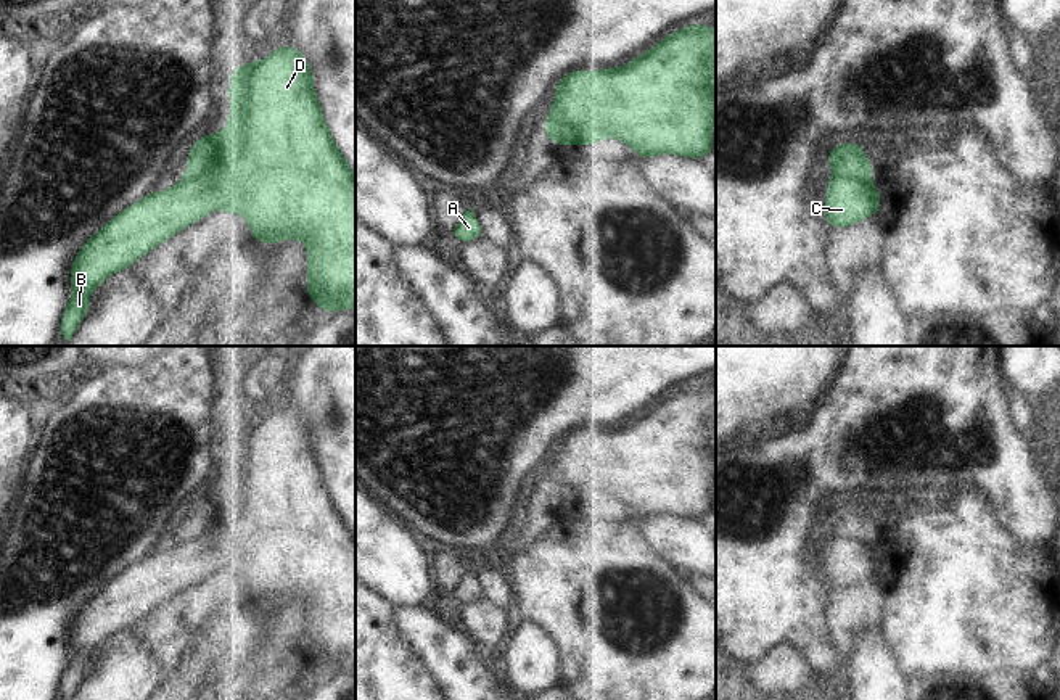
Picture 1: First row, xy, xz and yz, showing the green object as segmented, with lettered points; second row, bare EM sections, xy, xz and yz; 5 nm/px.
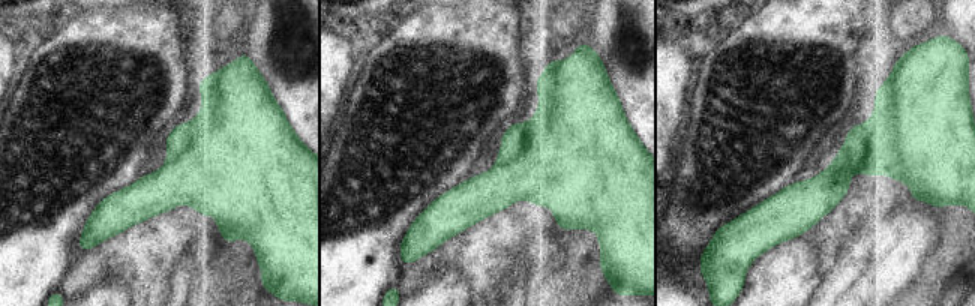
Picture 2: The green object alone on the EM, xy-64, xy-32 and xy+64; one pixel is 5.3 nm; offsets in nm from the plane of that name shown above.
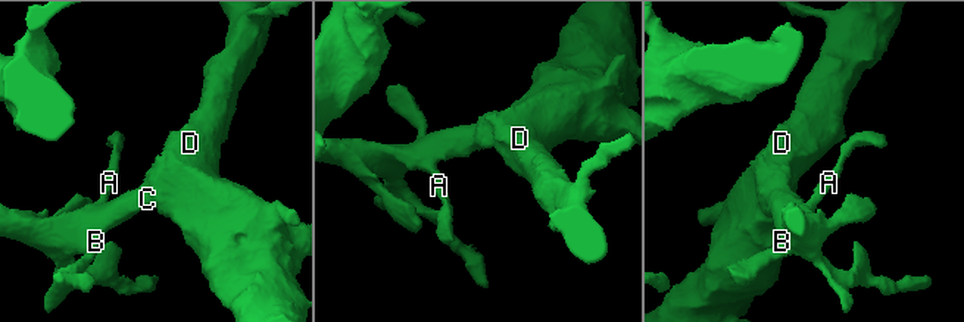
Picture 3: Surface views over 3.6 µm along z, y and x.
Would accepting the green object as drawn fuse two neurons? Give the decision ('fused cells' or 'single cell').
single cell

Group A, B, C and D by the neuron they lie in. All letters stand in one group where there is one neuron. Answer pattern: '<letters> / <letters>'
A B C D

